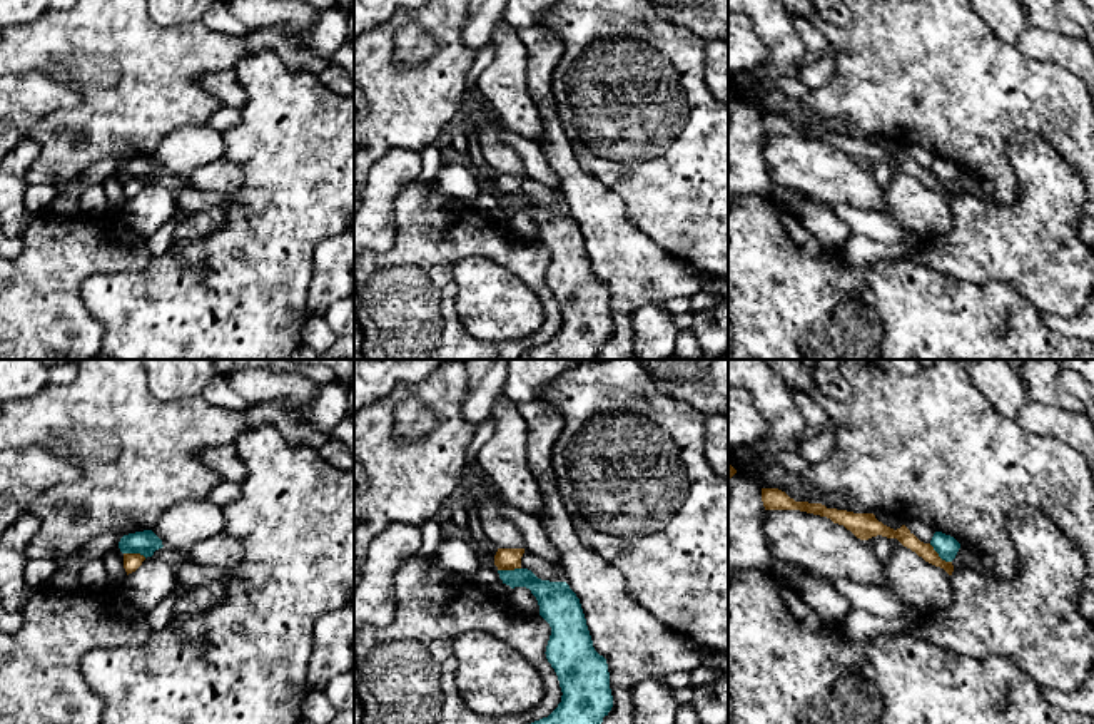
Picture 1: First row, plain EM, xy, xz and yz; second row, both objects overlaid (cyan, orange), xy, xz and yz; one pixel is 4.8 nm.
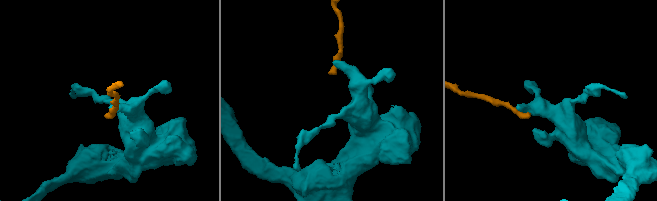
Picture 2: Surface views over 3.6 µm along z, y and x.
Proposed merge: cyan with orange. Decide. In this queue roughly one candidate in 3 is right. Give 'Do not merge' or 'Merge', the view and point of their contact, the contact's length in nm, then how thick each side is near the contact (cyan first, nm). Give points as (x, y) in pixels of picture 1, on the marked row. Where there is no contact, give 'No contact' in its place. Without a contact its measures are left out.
Do not merge. Touches cyan at yz (939, 555). Shared border 140 nm. Thickness 110 nm (cyan) against 80 nm

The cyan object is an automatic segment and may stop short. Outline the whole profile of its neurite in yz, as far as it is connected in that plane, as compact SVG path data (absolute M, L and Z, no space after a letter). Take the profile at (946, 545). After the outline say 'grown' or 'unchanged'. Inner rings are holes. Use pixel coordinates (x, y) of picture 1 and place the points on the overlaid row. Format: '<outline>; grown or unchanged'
M942 532L934 533L930 545L945 562L952 562L960 548L960 543L954 537Z; unchanged

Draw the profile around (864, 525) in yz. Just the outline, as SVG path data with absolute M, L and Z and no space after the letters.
M762 488L762 502L765 510L800 510L827 517L833 523L843 525L860 540L869 540L877 535L897 538L904 547L915 552L925 562L944 568L949 575L954 572L952 562L942 560L930 543L920 542L905 525L894 530L879 522L874 513L853 513L847 510L827 508L822 503L795 502L778 488Z

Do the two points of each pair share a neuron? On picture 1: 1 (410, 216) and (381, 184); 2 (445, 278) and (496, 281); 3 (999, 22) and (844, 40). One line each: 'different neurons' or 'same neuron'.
1: different neurons
2: different neurons
3: different neurons

